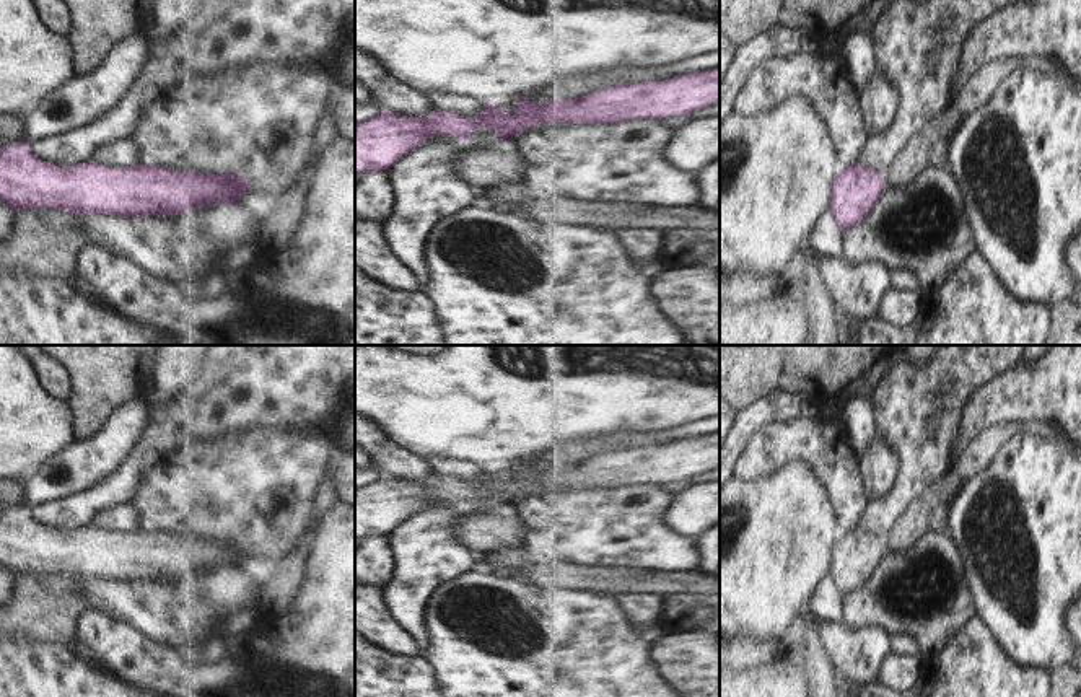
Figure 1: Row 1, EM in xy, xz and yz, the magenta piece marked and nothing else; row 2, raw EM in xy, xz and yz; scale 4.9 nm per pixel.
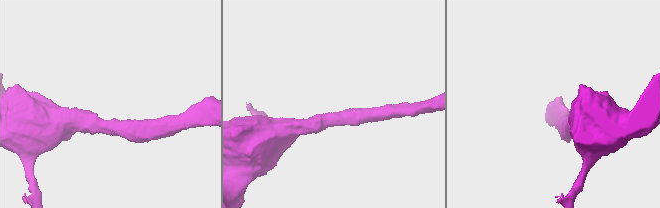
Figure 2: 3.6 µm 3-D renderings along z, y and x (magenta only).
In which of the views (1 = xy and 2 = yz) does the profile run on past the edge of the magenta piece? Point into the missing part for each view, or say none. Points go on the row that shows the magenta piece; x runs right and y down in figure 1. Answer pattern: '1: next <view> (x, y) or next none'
1: next none
2: next none

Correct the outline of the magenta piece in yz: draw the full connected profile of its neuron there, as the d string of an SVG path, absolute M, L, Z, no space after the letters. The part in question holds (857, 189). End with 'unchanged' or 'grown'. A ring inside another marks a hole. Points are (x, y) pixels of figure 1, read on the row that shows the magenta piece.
M860 163L842 169L835 178L829 208L838 228L845 233L864 221L877 205L886 186L884 173Z; unchanged

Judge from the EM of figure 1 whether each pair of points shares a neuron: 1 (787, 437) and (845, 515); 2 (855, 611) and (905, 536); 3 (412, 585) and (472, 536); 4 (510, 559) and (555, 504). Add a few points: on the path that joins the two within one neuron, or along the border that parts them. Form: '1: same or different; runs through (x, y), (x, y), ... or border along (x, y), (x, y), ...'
1: same; runs through (808, 448), (844, 484), (845, 494)
2: different; border along (927, 531), (910, 547), (897, 552), (888, 551)
3: different; border along (466, 510), (458, 523), (456, 538), (472, 552)
4: different; border along (533, 544), (541, 562), (552, 574)

